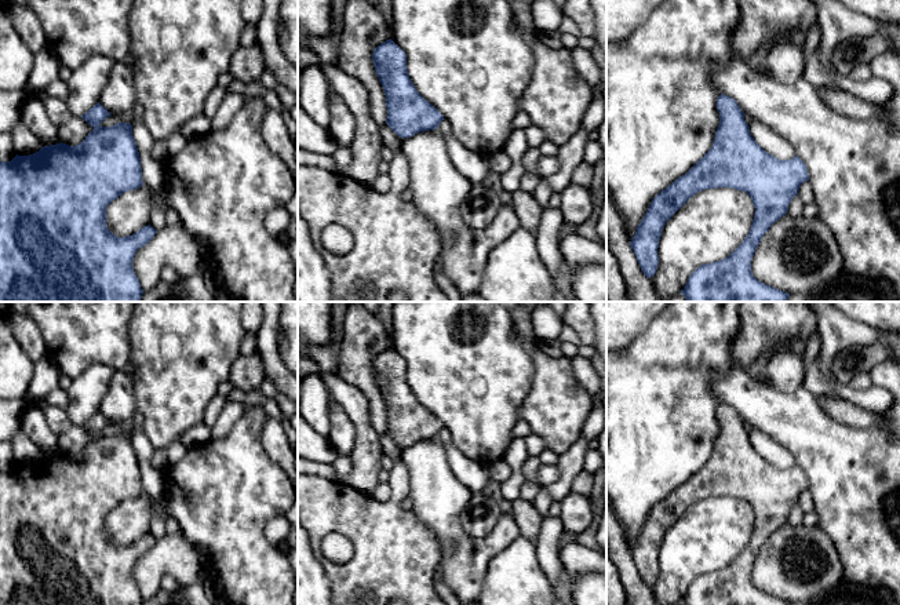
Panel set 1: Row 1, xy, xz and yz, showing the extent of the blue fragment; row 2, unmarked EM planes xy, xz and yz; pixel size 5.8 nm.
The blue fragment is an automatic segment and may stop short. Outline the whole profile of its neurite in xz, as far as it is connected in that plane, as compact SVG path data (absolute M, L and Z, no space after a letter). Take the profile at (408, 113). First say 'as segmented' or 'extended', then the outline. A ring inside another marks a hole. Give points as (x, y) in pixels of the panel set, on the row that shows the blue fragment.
as segmented | M389 39L374 50L372 61L386 95L386 124L391 131L404 139L422 131L436 130L444 116L416 91L408 76L405 52Z

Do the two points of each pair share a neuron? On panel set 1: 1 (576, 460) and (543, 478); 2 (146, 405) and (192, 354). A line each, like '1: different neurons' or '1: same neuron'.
1: different neurons
2: same neuron

